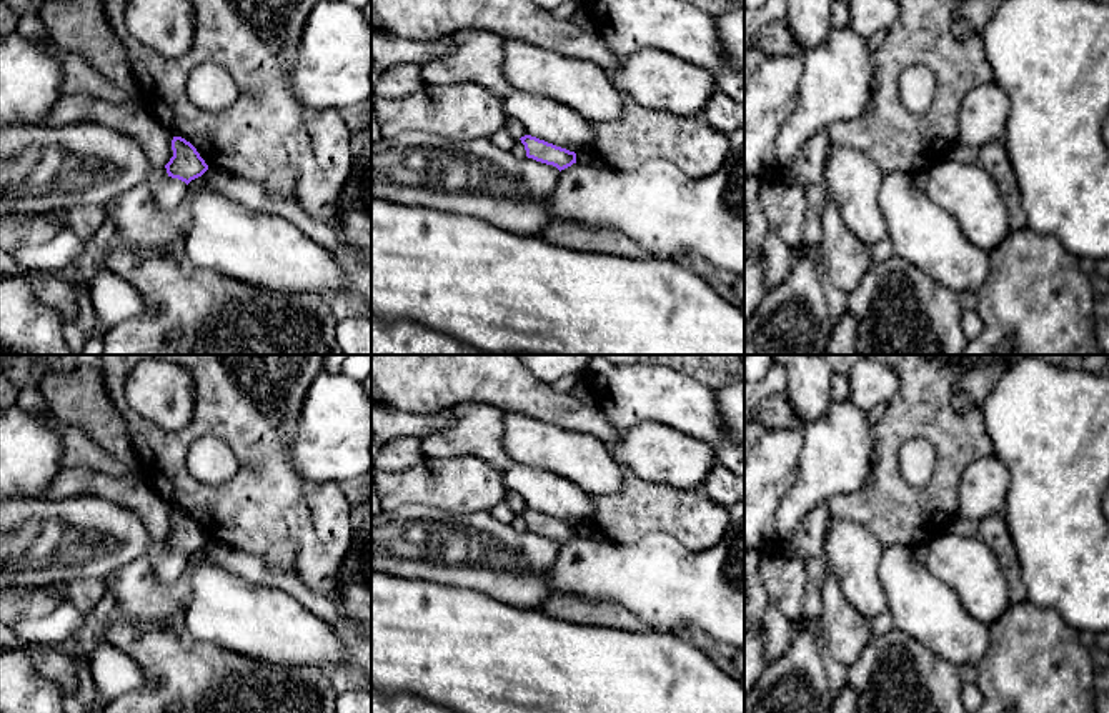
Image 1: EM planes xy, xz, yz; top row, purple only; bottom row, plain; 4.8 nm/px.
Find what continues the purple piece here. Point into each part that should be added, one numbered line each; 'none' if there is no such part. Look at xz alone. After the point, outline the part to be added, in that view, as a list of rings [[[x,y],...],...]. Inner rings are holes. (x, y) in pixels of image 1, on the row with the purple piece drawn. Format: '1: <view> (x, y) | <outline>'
none

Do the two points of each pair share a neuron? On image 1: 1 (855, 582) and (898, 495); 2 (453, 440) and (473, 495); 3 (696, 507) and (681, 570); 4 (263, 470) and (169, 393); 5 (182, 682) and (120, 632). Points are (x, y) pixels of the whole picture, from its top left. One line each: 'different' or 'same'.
1: different
2: different
3: different
4: different
5: same

